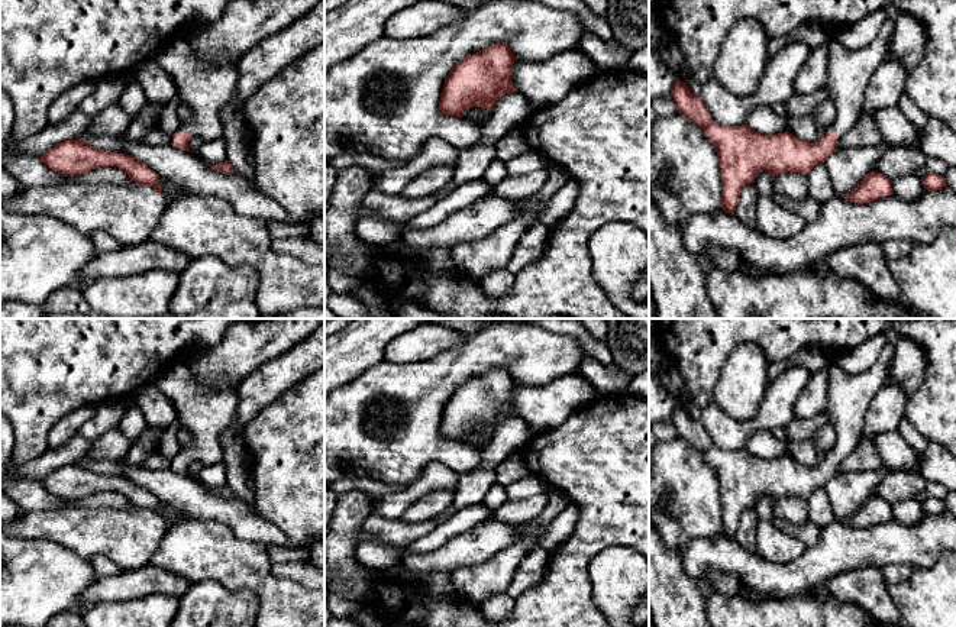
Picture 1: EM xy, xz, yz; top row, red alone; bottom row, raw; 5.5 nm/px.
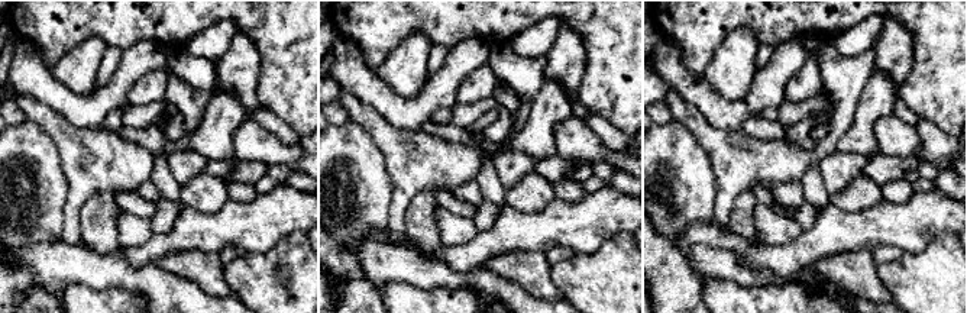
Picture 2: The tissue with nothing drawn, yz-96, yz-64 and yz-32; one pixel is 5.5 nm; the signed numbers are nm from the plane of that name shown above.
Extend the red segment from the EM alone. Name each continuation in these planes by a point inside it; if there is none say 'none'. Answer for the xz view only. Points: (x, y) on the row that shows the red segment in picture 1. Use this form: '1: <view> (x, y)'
none

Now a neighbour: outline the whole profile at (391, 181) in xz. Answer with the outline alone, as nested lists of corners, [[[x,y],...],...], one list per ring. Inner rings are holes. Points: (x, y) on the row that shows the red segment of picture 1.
[[[408,167],[369,172],[371,190],[381,191],[387,195],[401,197],[403,190],[414,180],[416,175],[416,171]]]

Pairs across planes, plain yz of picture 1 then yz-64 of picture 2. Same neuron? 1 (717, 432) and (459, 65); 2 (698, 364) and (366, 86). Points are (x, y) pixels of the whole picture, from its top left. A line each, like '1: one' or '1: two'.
1: one
2: two

